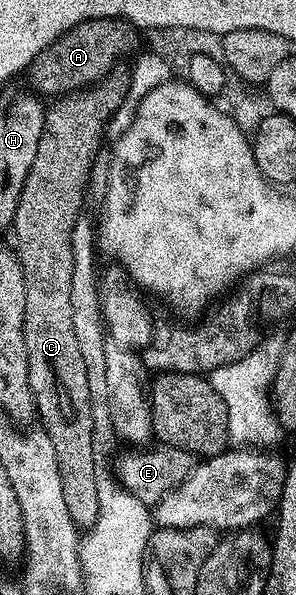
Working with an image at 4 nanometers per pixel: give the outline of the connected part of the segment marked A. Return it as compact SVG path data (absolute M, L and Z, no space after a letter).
M102 17L82 21L65 35L56 39L49 48L41 51L29 66L29 74L40 94L70 95L102 82L107 73L122 57L138 54L140 30L121 17Z

